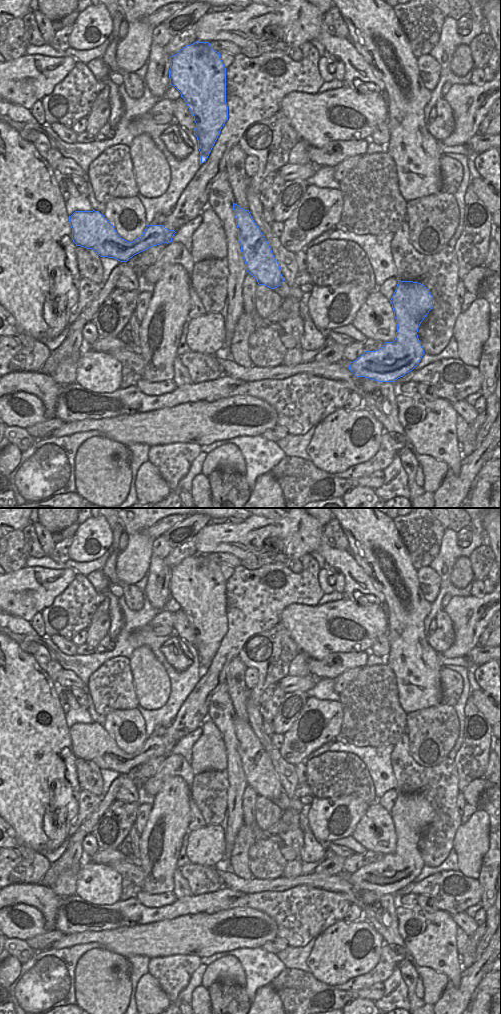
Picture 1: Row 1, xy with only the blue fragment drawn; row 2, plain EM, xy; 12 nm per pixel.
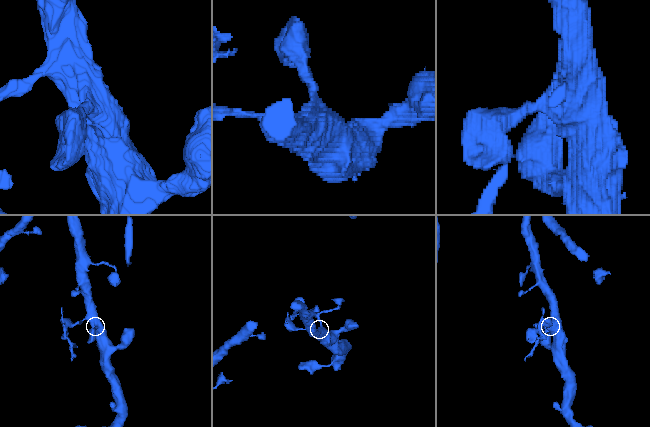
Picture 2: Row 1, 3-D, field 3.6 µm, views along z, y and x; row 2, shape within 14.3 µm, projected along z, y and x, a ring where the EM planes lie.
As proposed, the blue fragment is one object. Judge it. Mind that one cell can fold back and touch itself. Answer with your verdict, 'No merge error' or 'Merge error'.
Merge error

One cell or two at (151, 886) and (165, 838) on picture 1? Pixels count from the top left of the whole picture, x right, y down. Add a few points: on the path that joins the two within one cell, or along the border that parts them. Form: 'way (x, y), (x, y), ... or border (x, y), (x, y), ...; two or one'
way (159, 876), (159, 862), (163, 850); one

